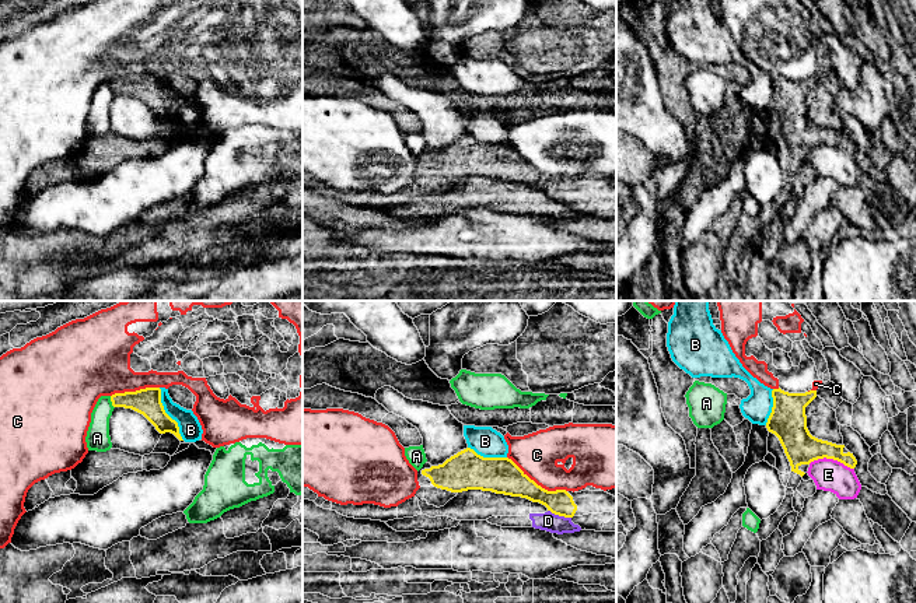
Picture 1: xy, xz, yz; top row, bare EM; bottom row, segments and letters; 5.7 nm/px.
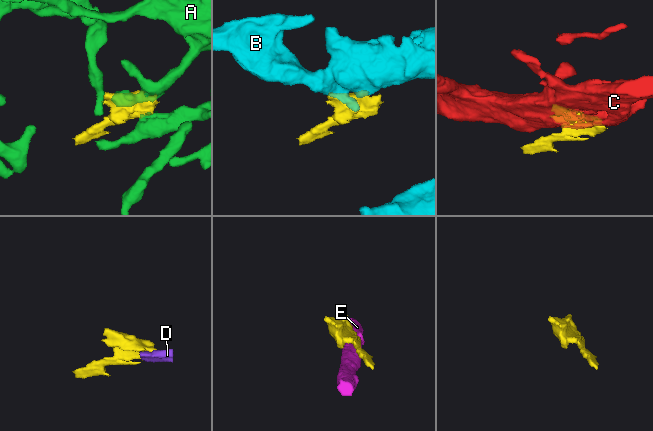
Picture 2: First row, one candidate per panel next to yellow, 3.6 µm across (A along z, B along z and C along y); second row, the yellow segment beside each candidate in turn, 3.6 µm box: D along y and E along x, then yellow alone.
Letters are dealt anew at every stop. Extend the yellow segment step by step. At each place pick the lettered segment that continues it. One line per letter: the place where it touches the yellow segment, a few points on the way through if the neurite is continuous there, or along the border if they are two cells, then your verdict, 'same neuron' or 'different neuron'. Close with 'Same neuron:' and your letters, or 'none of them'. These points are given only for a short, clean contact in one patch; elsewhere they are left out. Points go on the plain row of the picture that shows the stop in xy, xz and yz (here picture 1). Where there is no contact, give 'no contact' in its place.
A: meets yellow in xy at (111, 87); border along xy (109, 83), (114, 94); different neuron
B: meets yellow in xy at (167, 101); different neuron
C: meets yellow in xz at (535, 169); different neuron
D: meets yellow in xz at (559, 202); border along xz (548, 196), (570, 204); different neuron
E: meets yellow in yz at (831, 144); different neuron
Same neuron: none of them

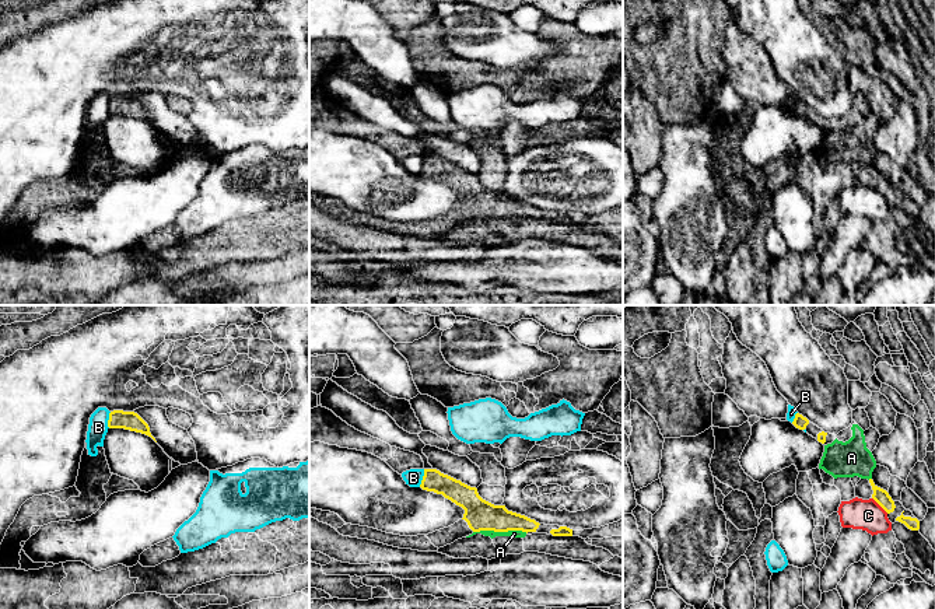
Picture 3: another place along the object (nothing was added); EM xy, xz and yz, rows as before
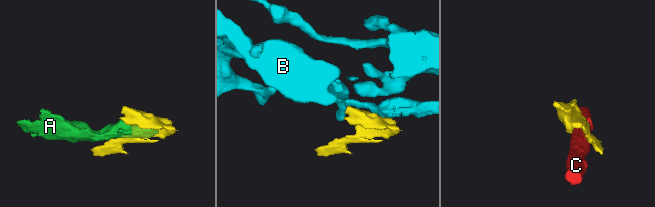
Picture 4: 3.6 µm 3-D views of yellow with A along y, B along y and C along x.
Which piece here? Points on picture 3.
A: meets yellow in xz at (500, 217); different neuron
B: meets yellow in xz at (423, 164); border along xz (424, 156), (419, 172); different neuron
C: meets yellow in yz at (881, 192); different neuron
Same neuron: none of them

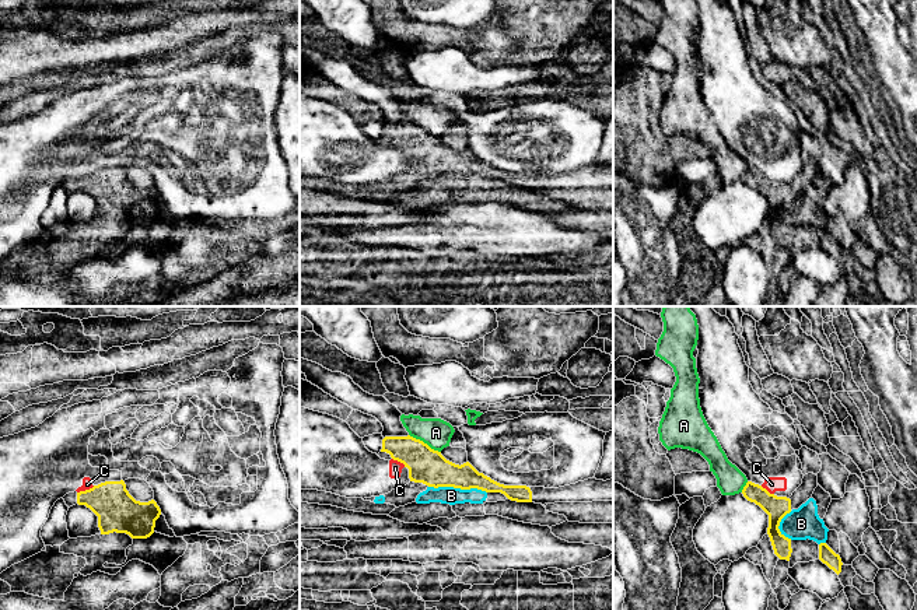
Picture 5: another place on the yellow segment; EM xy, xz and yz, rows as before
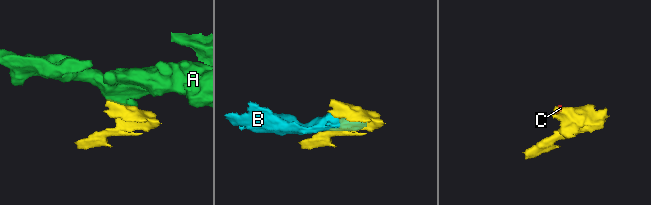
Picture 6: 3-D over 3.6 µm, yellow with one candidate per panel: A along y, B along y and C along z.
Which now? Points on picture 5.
A: meets yellow in xz at (423, 129); different neuron
B: meets yellow in xz at (458, 174); different neuron
C: meets yellow in xy at (86, 176); border along xy (94, 172), (77, 179); different neuron
Same neuron: none of them

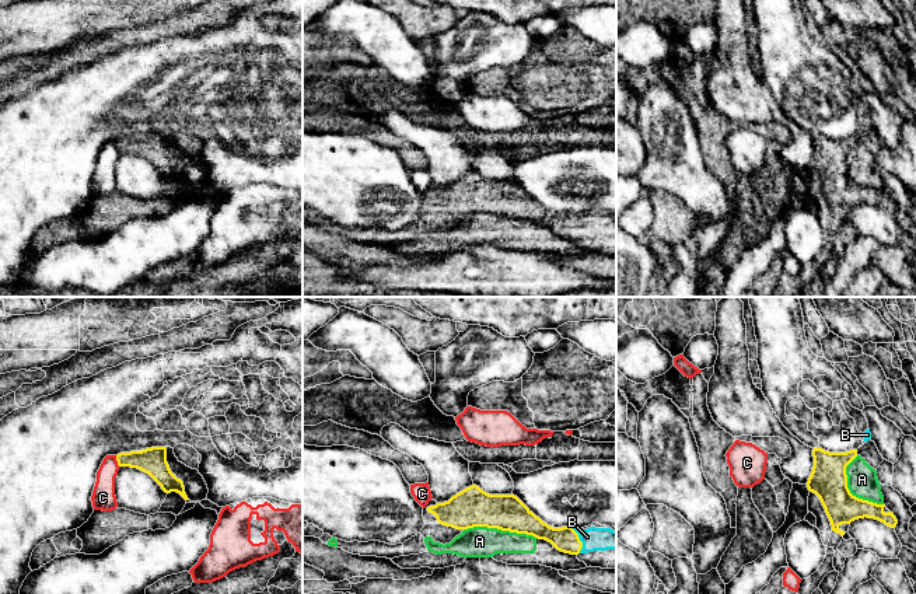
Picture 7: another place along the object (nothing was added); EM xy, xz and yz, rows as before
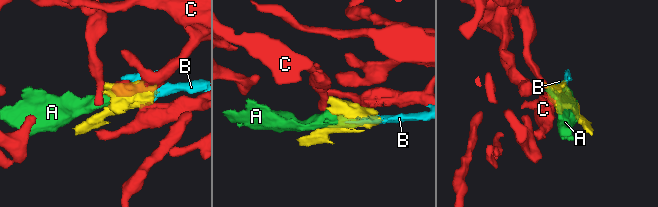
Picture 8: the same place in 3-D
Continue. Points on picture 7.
A: meets yellow in xz at (502, 216); different neuron
B: meets yellow in xz at (580, 227); same neuron
C: meets yellow in xy at (116, 146); border along xy (115, 142), (119, 153); different neuron
Same neuron: B

